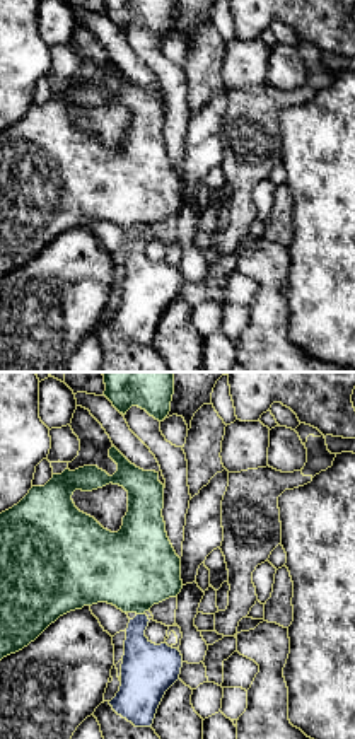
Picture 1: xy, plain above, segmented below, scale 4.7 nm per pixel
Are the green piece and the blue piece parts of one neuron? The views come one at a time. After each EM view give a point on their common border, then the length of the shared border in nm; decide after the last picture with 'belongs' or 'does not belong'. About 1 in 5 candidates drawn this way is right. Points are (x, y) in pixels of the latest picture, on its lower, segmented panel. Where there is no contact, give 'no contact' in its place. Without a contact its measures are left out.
meets green at (140, 613); contact 40 nm long

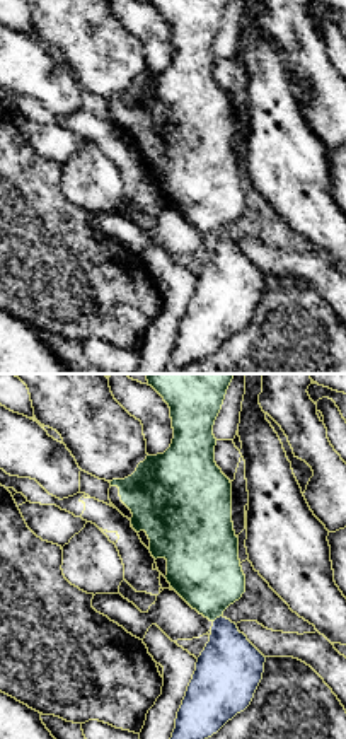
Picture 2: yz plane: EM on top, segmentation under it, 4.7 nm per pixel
meets green at (217, 616); contact 50 nm long

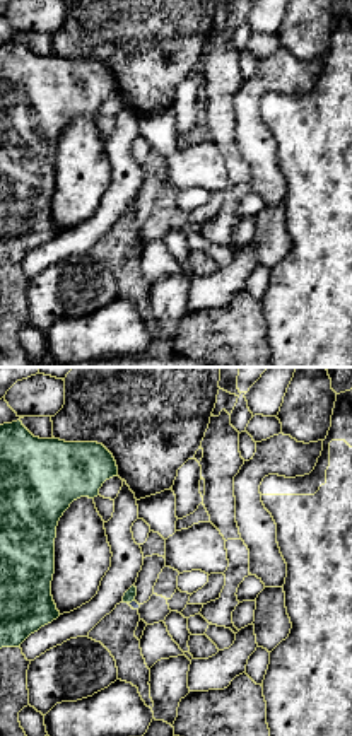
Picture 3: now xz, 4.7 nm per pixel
meets green at (130, 601); contact 40 nm long

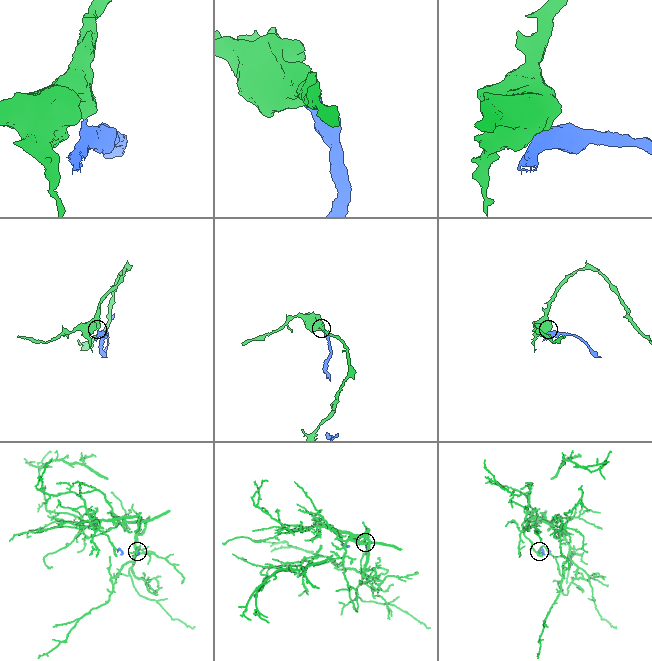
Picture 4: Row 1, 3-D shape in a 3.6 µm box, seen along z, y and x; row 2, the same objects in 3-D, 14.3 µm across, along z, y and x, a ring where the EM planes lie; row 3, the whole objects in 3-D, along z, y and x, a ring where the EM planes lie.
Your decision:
does not belong

